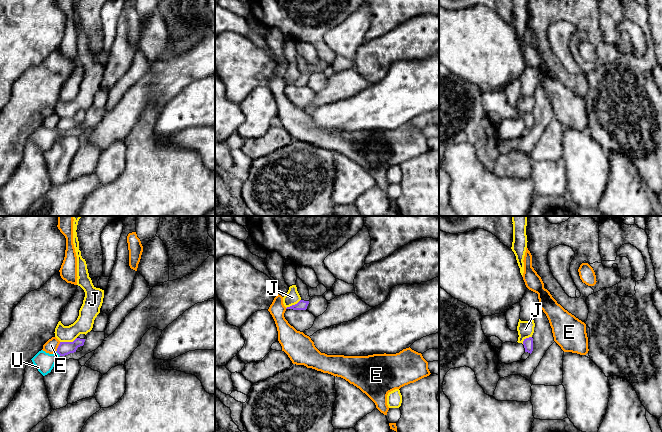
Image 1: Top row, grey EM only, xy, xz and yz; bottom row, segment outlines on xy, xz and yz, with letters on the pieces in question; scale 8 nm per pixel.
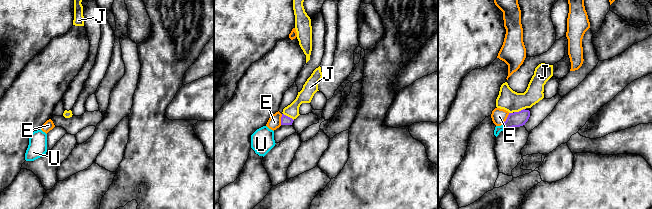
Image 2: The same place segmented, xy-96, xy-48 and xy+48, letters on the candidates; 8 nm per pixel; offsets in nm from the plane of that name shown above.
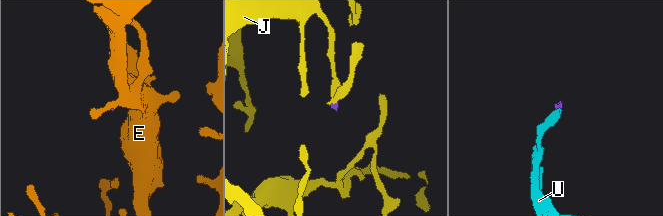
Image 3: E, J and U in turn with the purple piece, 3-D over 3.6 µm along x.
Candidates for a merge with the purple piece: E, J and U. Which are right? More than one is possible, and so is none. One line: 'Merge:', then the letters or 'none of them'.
Merge: U

